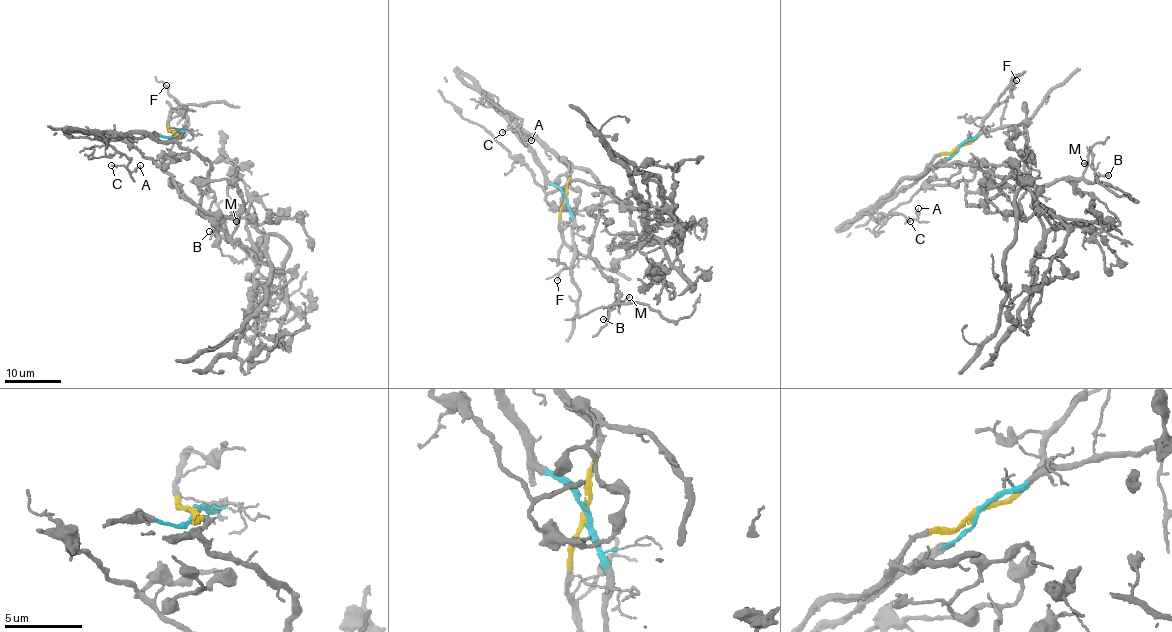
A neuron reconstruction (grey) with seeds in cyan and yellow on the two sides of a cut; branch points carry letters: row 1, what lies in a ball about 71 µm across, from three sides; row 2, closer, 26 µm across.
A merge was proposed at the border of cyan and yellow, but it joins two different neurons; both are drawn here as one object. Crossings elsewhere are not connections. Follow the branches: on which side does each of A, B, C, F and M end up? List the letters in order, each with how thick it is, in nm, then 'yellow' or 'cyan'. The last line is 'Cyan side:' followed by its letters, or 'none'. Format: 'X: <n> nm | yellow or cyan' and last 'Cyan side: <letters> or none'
A: 130 nm | cyan
B: 90 nm | yellow
C: 110 nm | cyan
F: 130 nm | cyan
M: 140 nm | yellow
Cyan side: A, C, F

